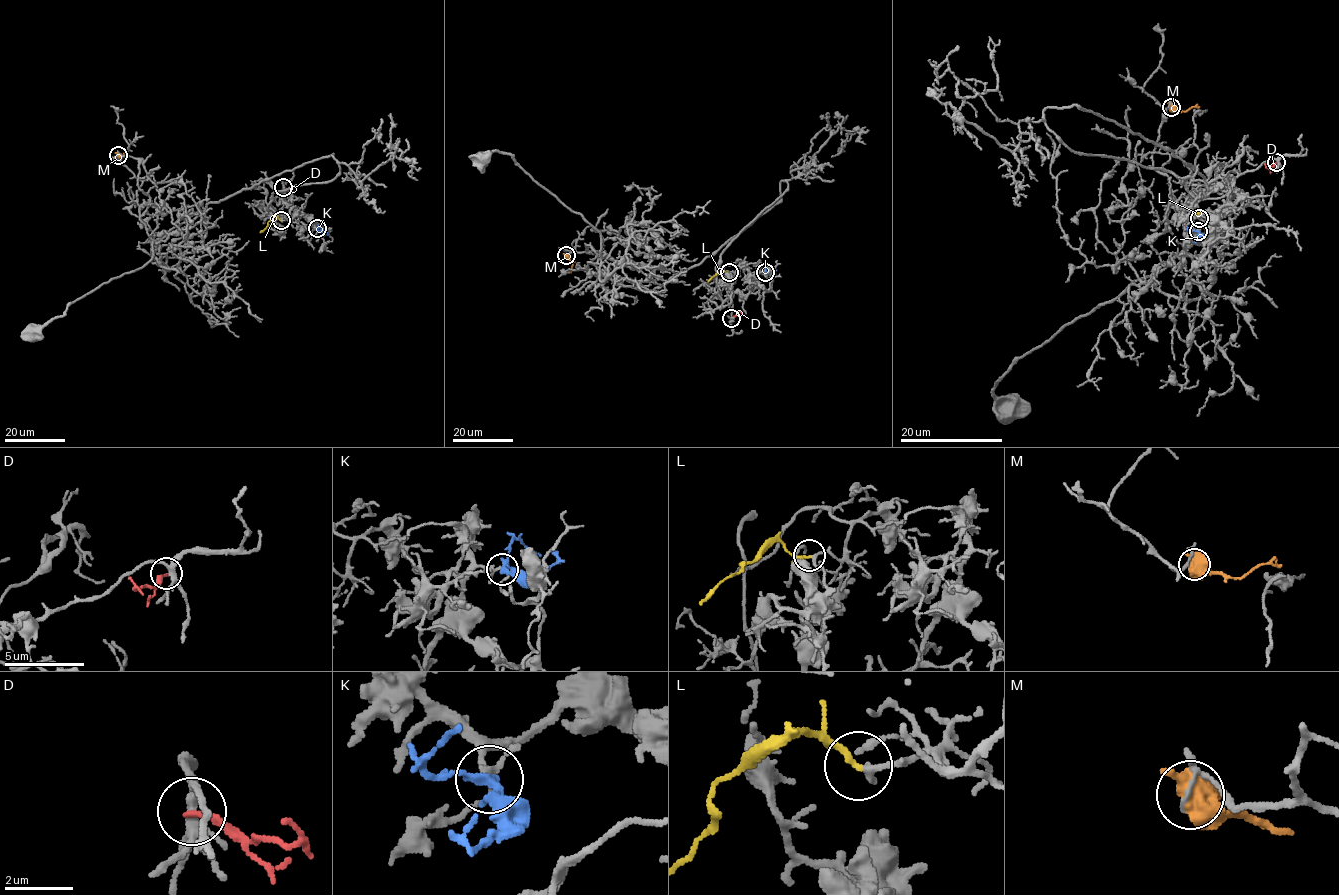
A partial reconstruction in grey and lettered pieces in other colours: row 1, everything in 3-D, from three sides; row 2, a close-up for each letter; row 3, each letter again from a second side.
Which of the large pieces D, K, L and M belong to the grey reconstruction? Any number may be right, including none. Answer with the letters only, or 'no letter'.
K, L

